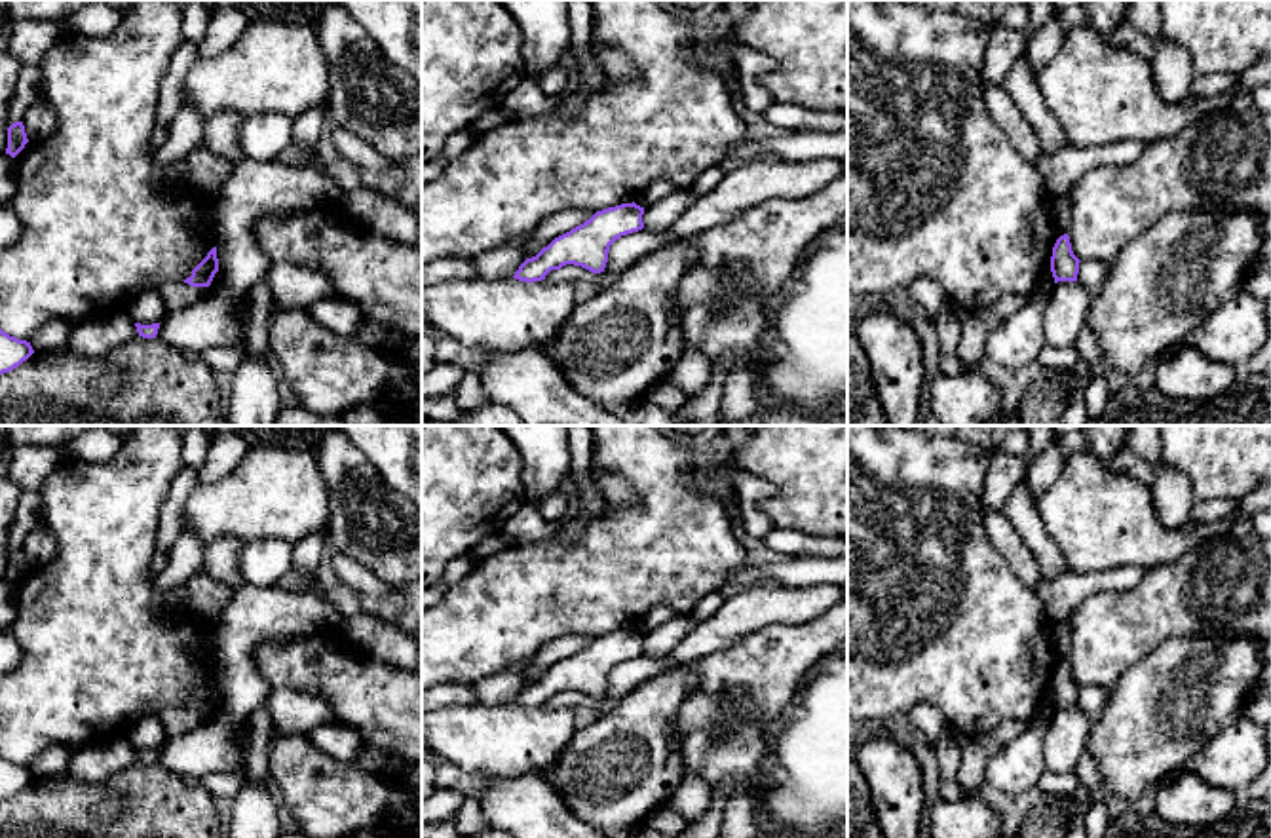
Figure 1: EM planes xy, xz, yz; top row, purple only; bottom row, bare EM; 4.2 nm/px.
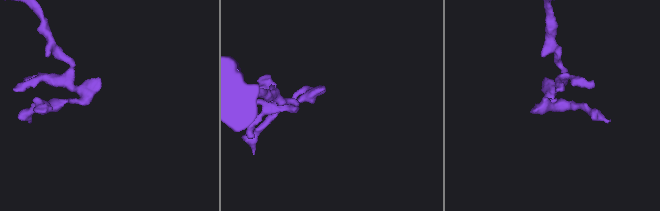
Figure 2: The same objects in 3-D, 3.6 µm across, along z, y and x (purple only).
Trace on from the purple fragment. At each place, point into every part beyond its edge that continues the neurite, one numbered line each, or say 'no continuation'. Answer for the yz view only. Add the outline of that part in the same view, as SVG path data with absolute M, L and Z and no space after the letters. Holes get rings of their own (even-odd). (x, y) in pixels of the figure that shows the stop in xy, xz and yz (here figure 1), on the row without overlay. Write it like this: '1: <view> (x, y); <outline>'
1: yz (1220, 588); M1256 532L1205 540L1172 564L1146 570L1129 591L1087 597L1068 621L1073 680L1106 690L1172 637L1250 637L1265 644L1271 640L1271 540Z

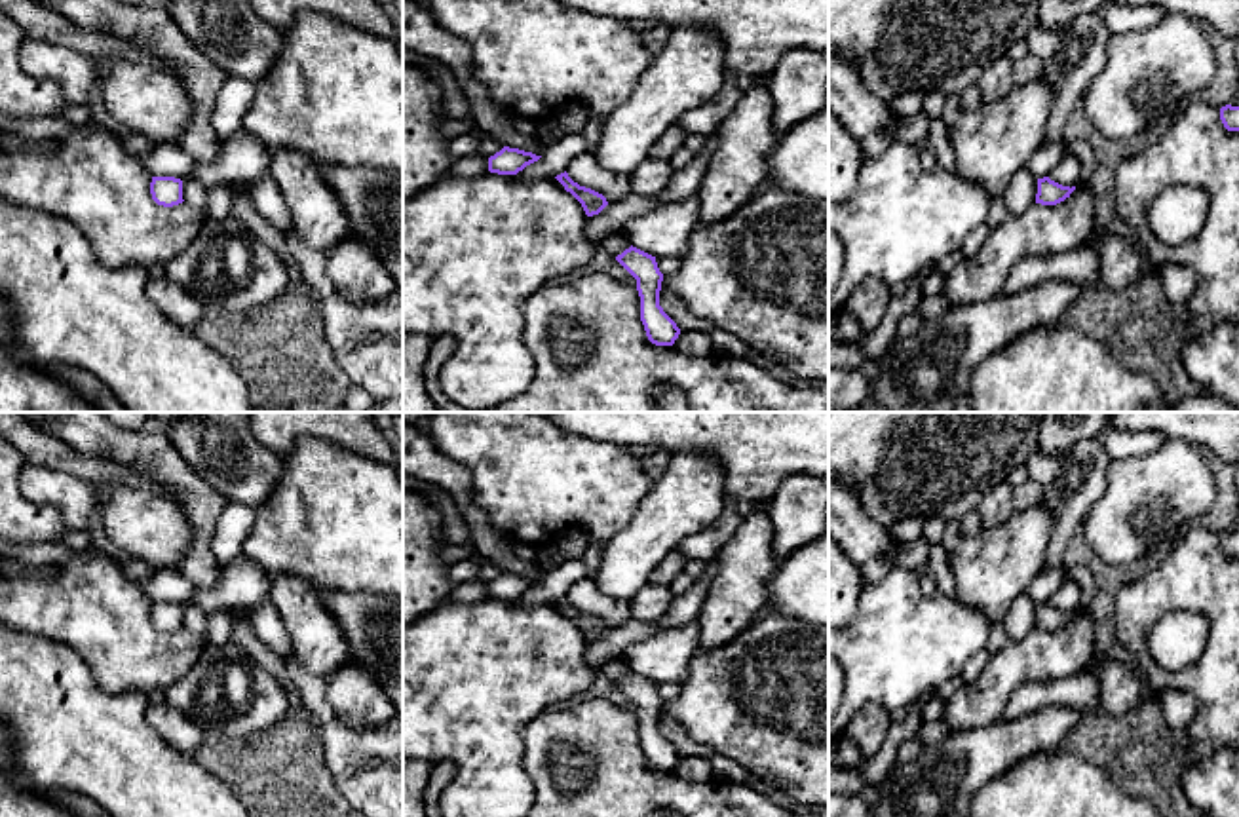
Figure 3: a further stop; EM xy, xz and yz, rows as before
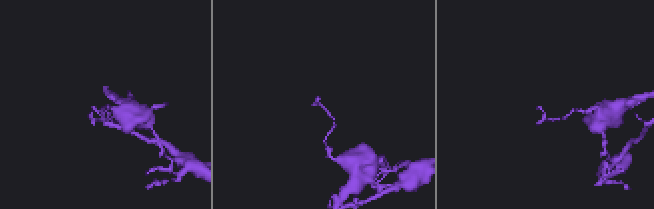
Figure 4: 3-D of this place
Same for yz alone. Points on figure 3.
no continuation

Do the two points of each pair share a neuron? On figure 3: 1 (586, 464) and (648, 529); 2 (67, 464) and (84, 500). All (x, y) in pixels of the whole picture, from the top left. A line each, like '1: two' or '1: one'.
1: two
2: two

